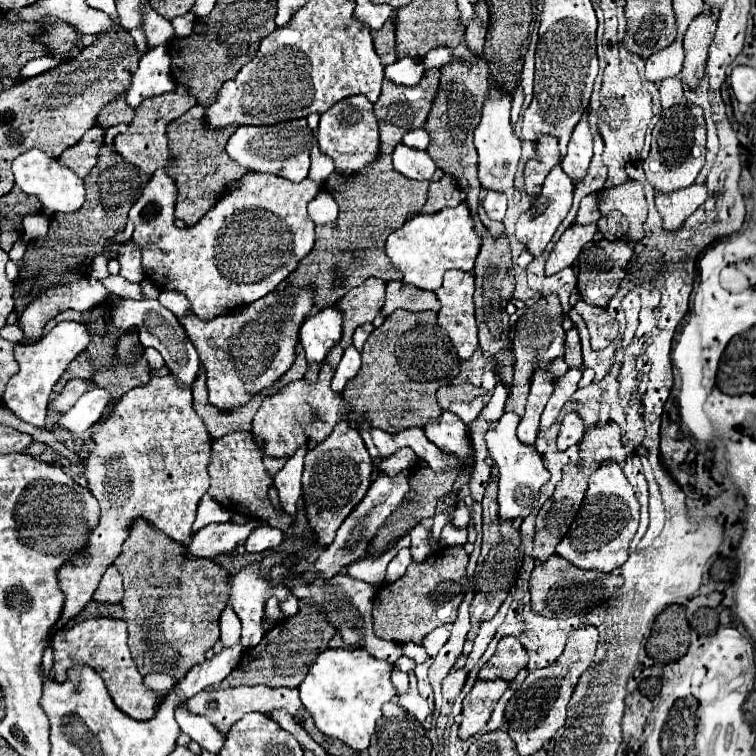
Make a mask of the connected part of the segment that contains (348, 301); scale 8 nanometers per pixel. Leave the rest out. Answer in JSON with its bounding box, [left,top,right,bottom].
[327,278,385,366]

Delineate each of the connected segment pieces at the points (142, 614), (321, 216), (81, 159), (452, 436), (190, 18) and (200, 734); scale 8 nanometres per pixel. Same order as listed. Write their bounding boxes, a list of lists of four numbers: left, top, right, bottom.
[[113,518,229,682],[307,192,339,226],[59,126,103,178],[425,412,471,464],[171,12,195,38],[175,708,225,754]]

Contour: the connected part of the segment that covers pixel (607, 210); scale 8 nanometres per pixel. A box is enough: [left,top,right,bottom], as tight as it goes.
[597,180,647,242]

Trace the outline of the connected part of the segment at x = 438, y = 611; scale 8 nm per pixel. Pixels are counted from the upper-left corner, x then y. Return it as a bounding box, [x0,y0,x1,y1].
[373,546,469,644]

